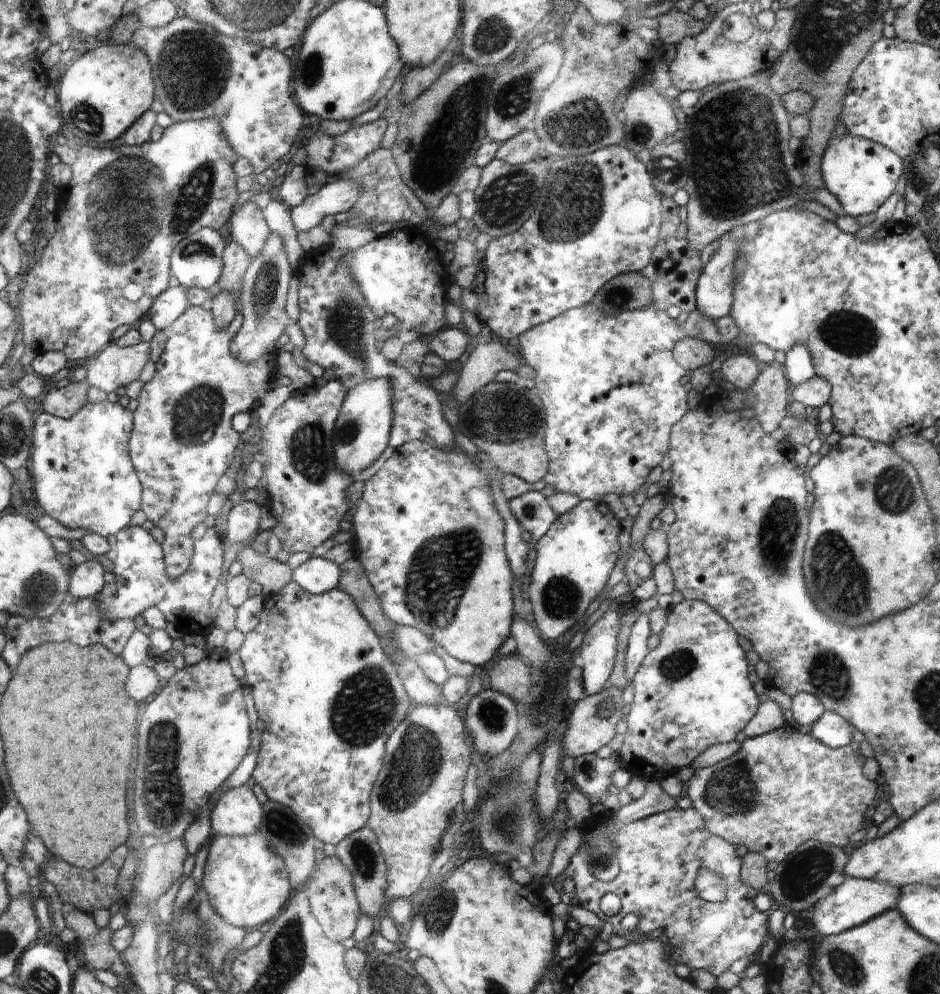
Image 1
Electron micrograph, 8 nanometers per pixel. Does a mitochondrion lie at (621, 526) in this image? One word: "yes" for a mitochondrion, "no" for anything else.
no

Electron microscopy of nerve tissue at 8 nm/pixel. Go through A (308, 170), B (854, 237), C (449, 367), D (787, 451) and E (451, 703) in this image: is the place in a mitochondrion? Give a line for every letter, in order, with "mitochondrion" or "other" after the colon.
A: other
B: other
C: other
D: other
E: other

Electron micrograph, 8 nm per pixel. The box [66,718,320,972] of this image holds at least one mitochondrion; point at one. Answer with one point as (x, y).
(160, 795)

